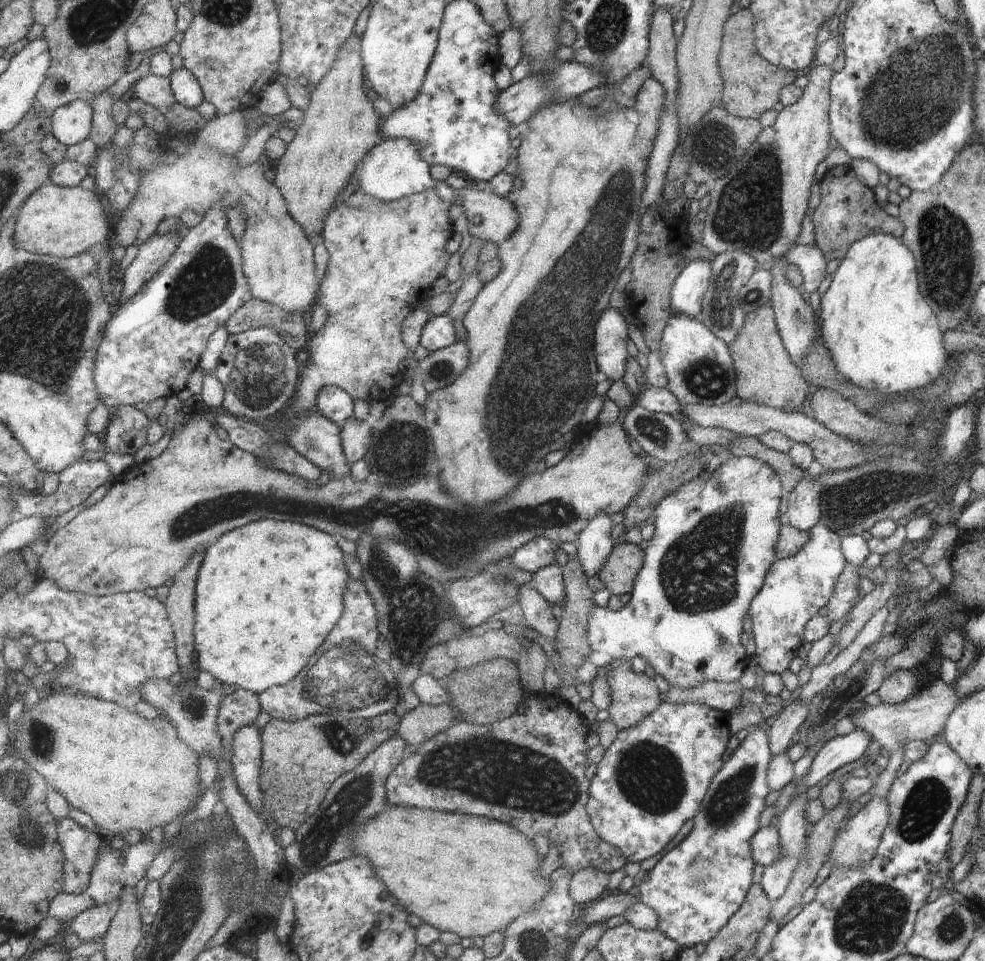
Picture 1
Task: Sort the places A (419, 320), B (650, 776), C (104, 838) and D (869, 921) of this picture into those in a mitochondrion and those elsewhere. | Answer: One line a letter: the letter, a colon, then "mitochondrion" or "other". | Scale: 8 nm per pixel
A: other
B: mitochondrion
C: other
D: mitochondrion

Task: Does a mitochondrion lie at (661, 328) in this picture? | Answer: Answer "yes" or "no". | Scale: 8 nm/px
no

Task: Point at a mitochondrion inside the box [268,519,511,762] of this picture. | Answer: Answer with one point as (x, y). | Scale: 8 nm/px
(347, 677)

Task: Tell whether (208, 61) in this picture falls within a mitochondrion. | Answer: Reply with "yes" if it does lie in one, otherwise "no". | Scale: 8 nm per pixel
yes

